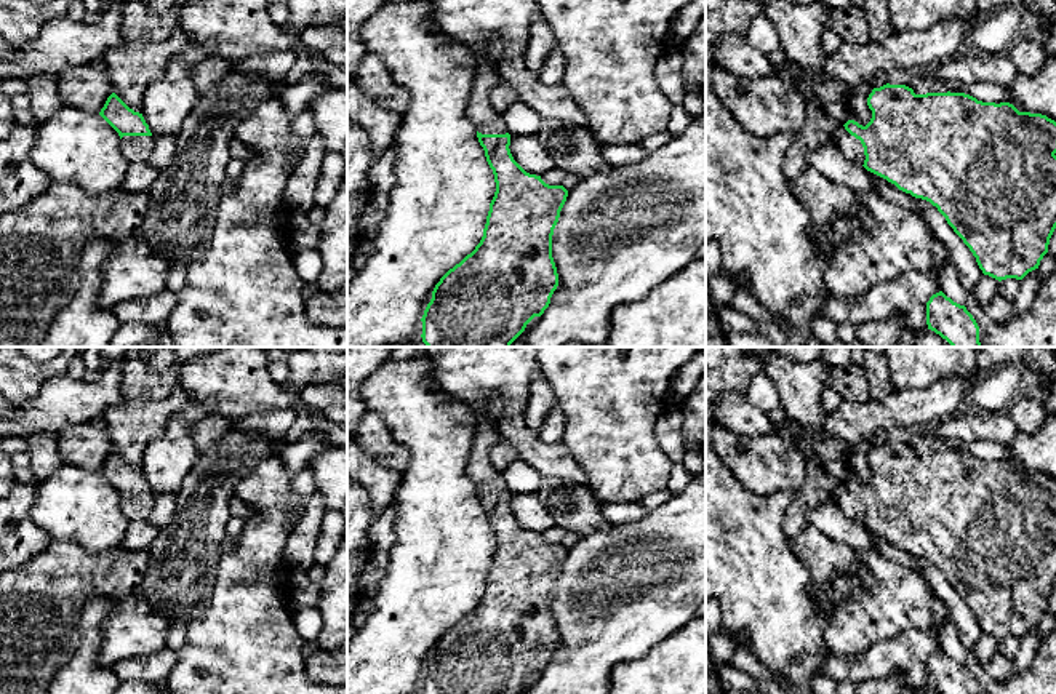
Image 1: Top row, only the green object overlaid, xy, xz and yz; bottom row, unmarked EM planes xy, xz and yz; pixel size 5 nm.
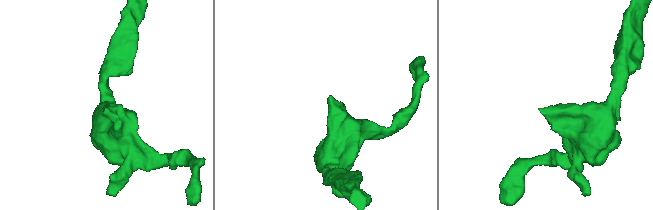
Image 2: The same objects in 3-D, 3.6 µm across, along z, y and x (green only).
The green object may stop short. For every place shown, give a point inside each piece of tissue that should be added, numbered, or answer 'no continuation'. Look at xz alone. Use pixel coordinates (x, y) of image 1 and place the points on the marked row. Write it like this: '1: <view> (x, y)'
1: xz (479, 111)

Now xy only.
1: xy (136, 149)

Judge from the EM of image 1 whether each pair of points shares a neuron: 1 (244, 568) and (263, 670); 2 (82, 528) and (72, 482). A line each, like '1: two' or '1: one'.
1: one
2: one

